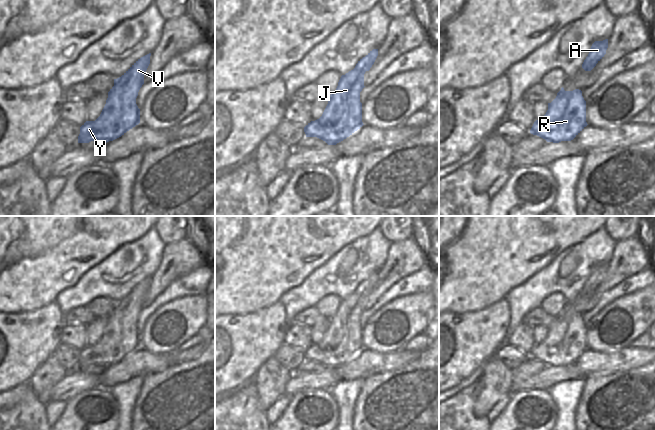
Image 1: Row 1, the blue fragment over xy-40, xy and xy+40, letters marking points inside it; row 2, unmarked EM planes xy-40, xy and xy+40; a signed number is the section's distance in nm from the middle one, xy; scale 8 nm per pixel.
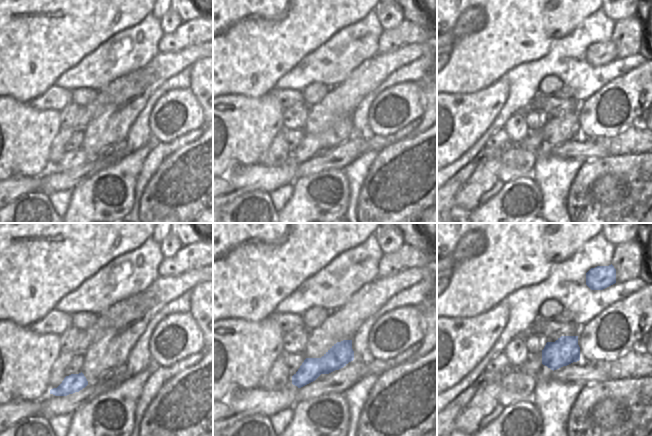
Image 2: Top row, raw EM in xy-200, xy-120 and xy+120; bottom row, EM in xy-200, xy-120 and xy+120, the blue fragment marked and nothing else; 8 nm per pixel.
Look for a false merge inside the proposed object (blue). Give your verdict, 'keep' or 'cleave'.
keep

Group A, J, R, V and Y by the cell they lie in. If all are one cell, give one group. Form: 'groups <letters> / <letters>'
groups A J R V Y

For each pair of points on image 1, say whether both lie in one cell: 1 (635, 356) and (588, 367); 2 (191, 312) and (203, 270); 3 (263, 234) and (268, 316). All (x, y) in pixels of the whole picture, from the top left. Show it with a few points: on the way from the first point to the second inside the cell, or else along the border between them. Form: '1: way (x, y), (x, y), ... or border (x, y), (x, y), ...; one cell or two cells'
1: way (623, 360), (600, 362); one cell
2: border (203, 294), (189, 294), (173, 300); two cells
3: border (279, 300), (264, 308), (245, 314); two cells

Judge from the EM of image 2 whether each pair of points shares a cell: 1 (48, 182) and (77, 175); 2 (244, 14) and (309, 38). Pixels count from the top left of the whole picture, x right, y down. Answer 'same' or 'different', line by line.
1: same
2: same

